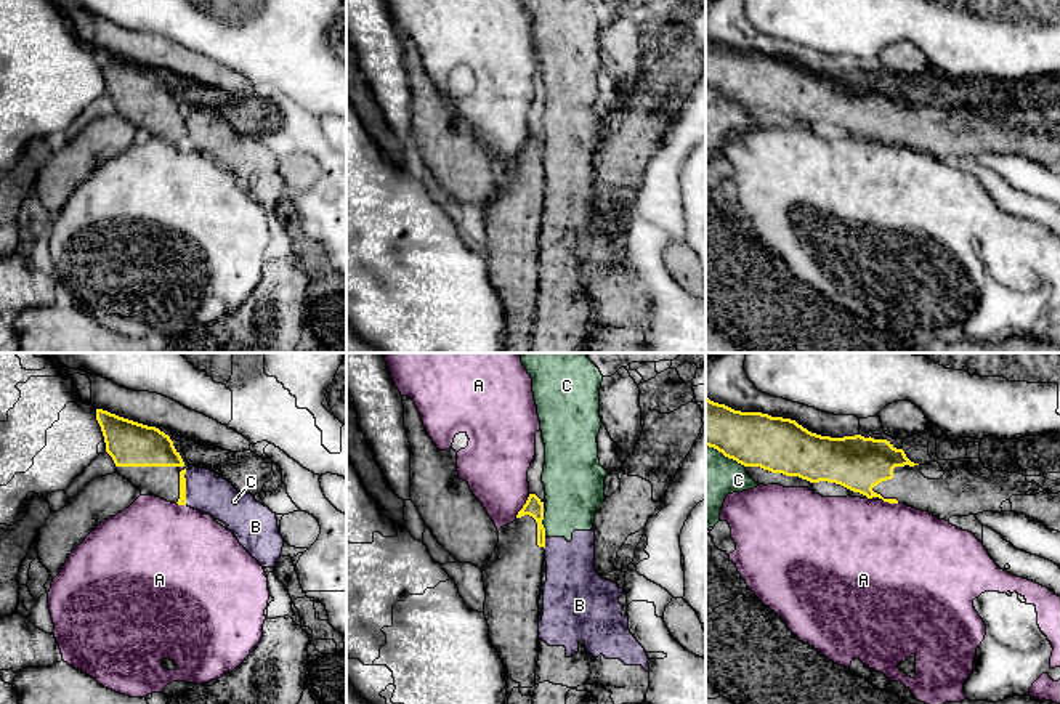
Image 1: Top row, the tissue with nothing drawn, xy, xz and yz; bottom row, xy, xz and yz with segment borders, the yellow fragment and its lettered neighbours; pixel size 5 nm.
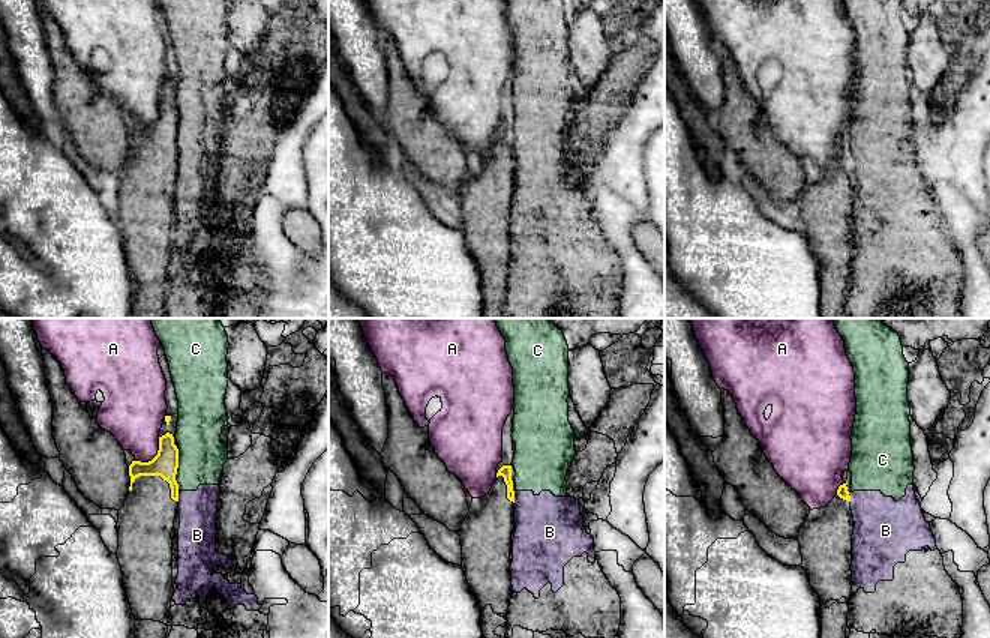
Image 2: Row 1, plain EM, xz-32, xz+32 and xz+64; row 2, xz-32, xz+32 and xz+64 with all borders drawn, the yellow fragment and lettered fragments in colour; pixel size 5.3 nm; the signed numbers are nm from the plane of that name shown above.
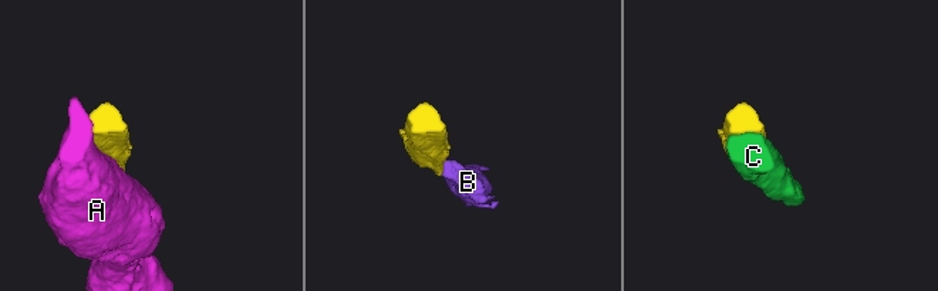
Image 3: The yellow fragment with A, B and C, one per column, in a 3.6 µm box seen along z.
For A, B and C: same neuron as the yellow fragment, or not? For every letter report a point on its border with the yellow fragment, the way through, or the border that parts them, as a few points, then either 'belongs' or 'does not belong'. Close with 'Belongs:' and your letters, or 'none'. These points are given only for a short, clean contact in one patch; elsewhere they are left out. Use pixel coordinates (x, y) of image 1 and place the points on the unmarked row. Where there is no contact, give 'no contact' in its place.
A: meets yellow in xz at (523, 146); does not belong
B: meets yellow in xy at (185, 129); border along xy (186, 111), (185, 145); does not belong
C: meets yellow in xz at (542, 167); does not belong
Belongs: none

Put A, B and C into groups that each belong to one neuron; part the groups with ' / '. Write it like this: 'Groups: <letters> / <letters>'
Groups: A / B C

